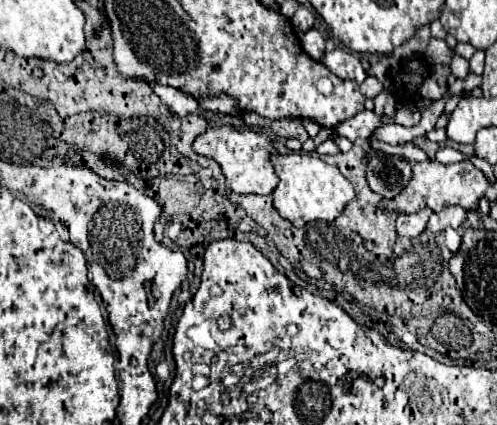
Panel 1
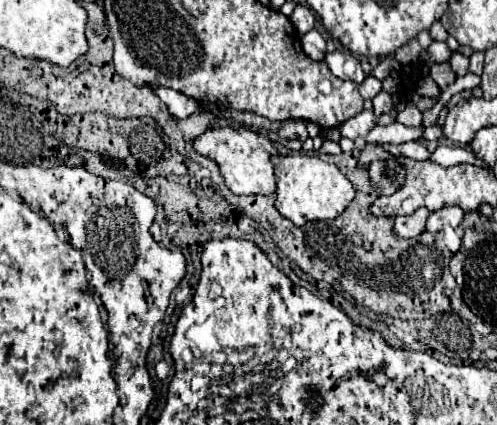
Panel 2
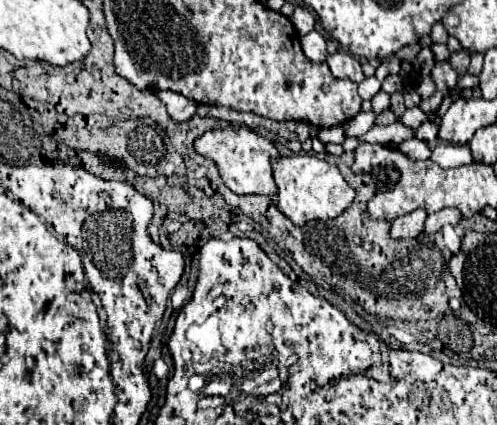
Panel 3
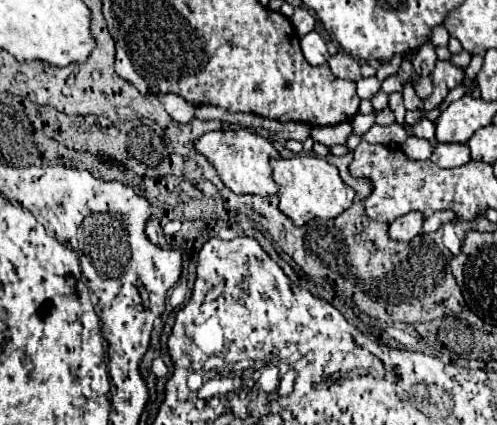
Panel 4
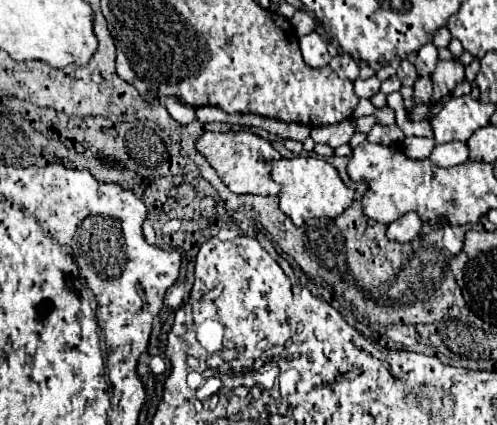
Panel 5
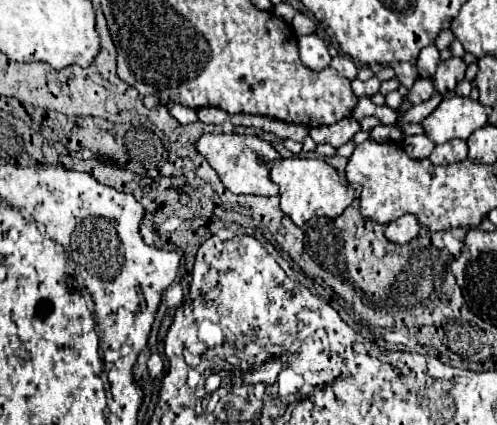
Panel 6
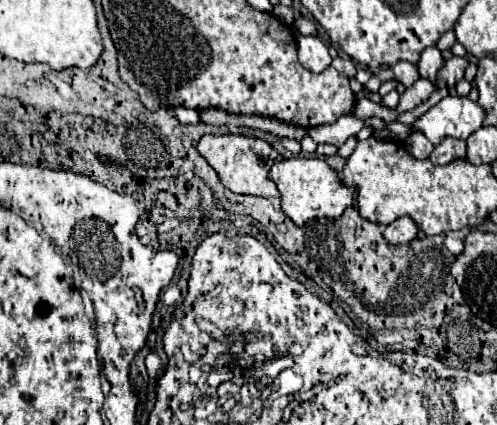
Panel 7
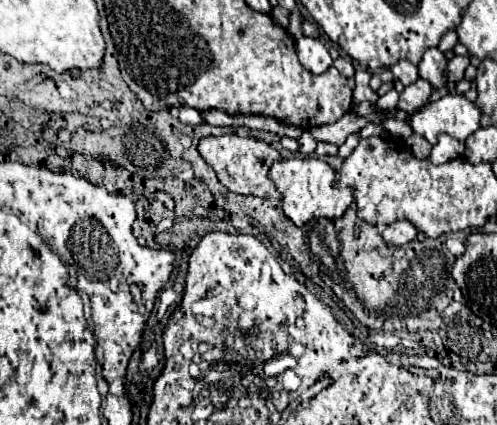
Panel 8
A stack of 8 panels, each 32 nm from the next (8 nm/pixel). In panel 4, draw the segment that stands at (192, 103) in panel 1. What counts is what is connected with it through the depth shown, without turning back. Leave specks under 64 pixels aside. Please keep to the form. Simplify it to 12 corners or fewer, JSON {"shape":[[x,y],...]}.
{"shape":[[160,94],[160,102],[176,122],[194,118],[196,106],[178,94]]}

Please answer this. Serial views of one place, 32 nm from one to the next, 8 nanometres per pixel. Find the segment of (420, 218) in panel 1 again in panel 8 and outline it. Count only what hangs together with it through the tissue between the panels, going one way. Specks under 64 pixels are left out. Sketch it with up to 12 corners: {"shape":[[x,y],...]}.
{"shape":[[396,220],[382,230],[388,246],[408,244],[418,230],[410,220]]}

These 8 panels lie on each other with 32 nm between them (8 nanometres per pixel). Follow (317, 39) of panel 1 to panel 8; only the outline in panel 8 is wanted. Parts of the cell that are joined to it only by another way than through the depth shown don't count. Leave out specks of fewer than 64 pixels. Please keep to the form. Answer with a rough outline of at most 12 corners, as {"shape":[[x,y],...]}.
{"shape":[[298,38],[300,64],[312,74],[332,66],[326,46],[316,38]]}

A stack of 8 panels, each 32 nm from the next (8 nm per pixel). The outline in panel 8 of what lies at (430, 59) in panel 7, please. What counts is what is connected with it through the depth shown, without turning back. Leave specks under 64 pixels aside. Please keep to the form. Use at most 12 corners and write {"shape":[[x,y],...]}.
{"shape":[[428,48],[418,64],[420,78],[434,90],[446,84],[442,74],[446,58]]}

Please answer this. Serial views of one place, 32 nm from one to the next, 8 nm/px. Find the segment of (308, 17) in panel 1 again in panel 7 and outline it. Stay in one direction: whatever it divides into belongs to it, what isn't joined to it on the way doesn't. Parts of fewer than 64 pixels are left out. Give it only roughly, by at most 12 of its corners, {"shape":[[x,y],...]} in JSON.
{"shape":[[296,16],[294,28],[300,34],[316,34],[316,24],[304,18]]}

